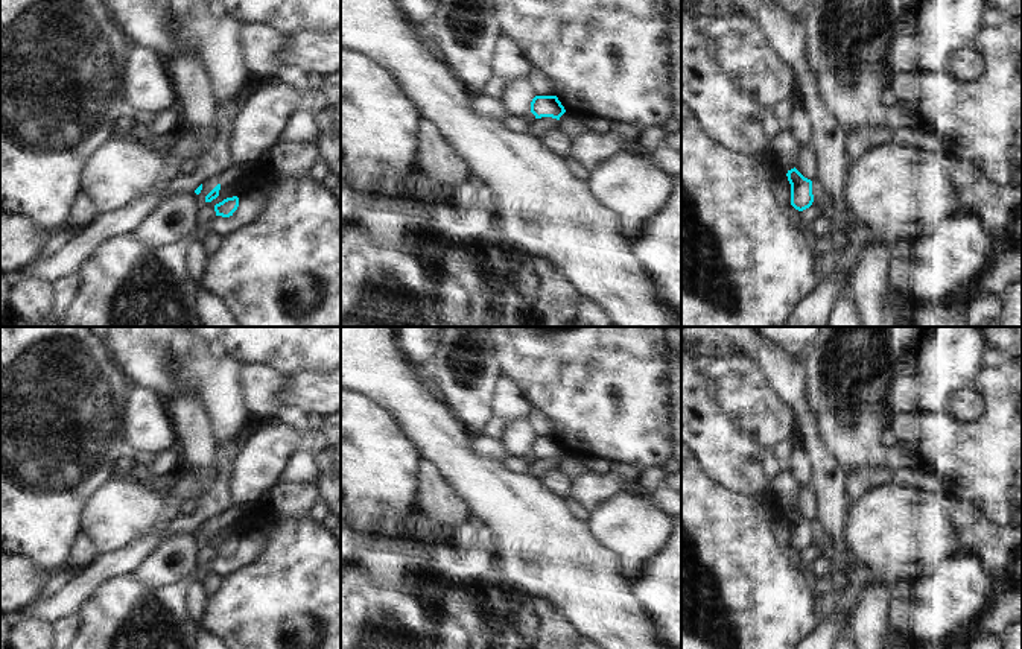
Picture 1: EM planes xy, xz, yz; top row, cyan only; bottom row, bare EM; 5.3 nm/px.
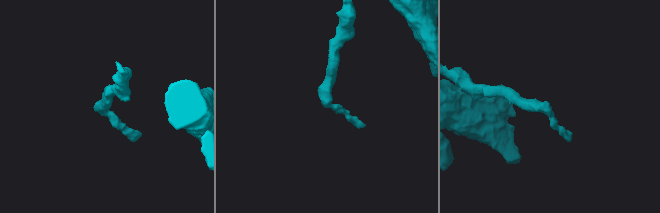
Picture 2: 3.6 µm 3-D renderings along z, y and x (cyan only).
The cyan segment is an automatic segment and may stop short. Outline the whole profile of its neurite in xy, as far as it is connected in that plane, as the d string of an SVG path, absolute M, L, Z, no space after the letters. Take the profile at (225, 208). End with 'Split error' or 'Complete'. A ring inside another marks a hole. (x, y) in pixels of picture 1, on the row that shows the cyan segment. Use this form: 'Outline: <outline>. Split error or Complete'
Outline: M227 198L214 205L216 216L230 217L239 207L239 198Z. Complete.

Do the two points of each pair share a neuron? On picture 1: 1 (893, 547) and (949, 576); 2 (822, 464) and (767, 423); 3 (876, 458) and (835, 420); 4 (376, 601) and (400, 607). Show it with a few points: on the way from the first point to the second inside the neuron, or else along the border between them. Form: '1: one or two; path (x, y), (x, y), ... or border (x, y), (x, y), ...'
1: two; border (957, 554), (945, 558), (929, 573), (910, 582)
2: two; border (787, 402), (797, 436)
3: one; path (866, 449), (846, 429)
4: one; path (382, 607), (394, 607)

